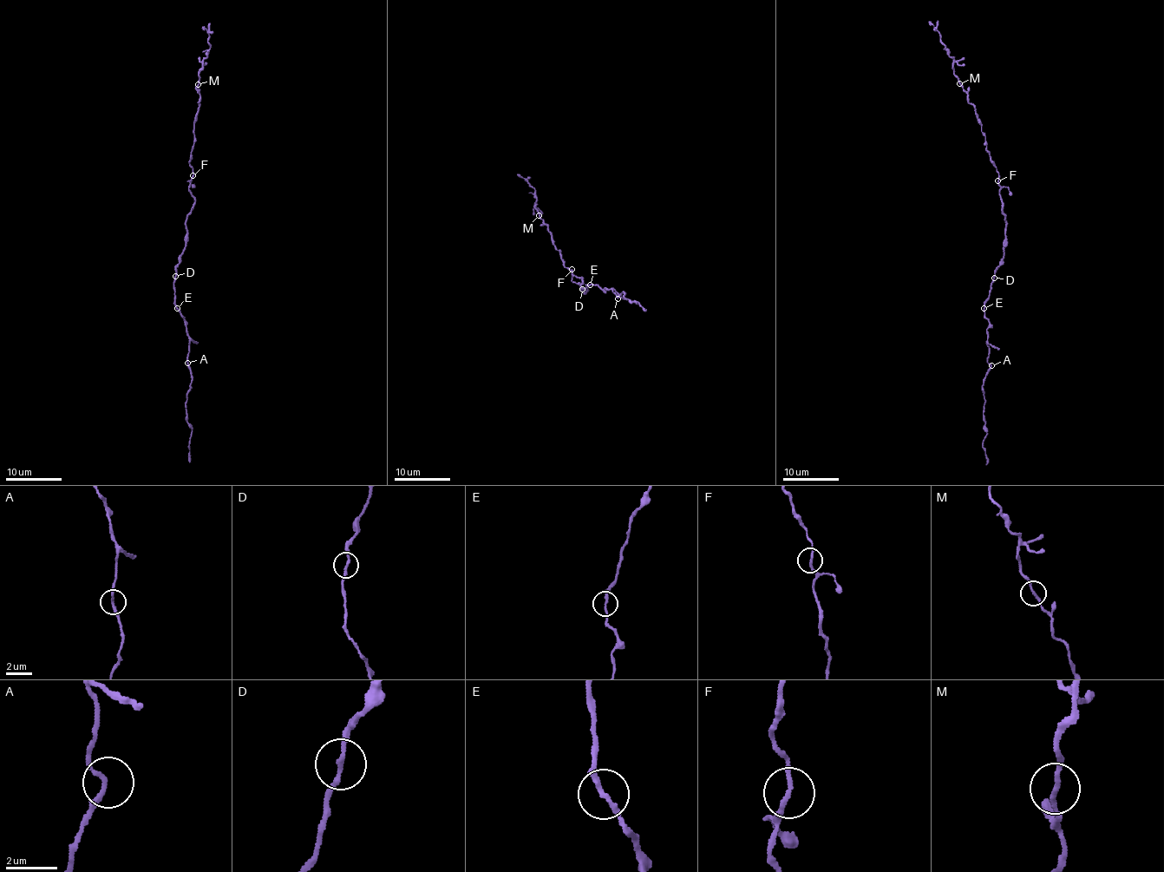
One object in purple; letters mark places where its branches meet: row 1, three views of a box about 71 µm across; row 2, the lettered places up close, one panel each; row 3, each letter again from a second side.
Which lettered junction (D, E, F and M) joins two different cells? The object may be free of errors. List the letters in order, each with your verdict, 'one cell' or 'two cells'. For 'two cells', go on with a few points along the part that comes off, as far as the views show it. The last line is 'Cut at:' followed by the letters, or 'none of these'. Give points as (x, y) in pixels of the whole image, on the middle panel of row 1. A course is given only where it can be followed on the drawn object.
D: one cell
E: one cell
F: one cell
M: one cell
Cut at: none of these

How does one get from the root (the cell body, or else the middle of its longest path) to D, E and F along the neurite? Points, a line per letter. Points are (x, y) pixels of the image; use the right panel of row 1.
D: (1006, 236), (1003, 257), (999, 267), (994, 271), (994, 278)
E: (1006, 236), (1003, 257), (999, 267), (994, 271), (994, 281), (984, 308)
F: (1006, 236), (1006, 221), (997, 180)

